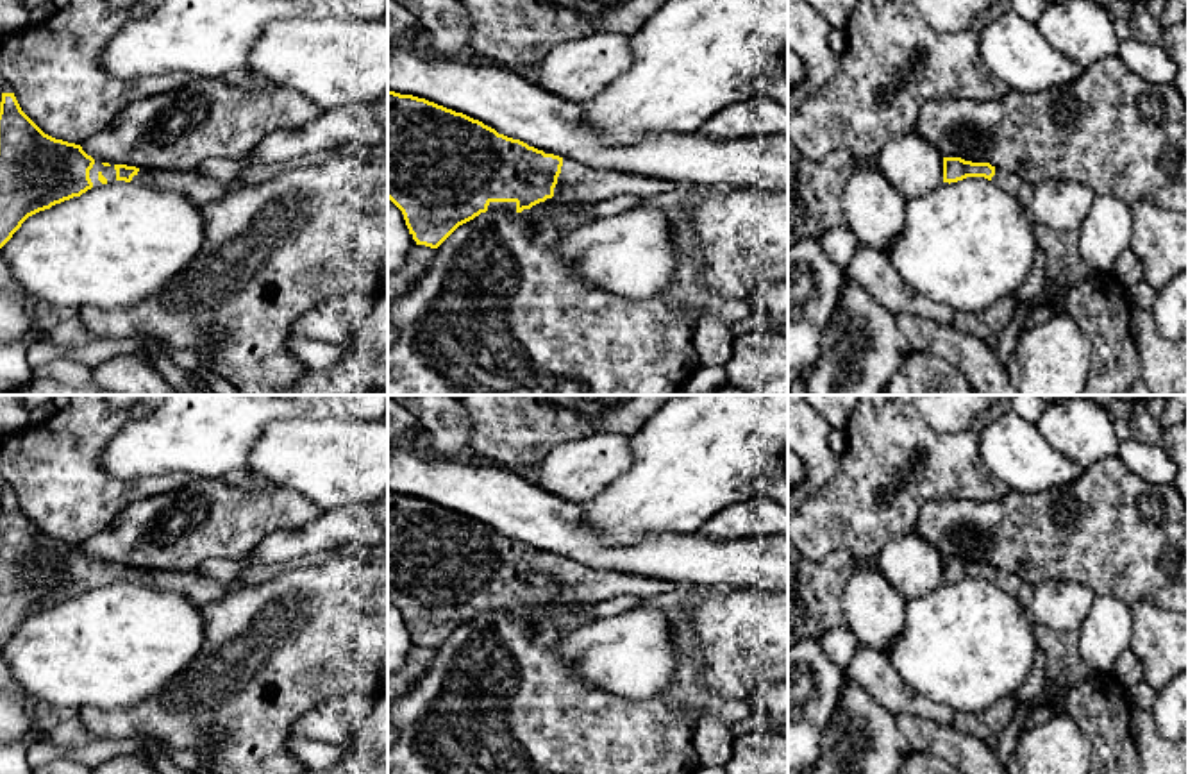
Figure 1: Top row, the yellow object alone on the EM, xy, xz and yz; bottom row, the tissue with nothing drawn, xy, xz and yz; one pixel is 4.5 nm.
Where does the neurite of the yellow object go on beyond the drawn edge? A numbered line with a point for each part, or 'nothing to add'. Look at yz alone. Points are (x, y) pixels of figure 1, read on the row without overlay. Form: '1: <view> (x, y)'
1: yz (1008, 581)

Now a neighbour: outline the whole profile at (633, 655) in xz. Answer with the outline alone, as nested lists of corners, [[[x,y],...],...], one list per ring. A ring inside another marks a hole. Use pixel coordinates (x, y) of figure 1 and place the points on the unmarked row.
[[[636,608],[575,629],[557,644],[557,654],[573,665],[582,683],[648,701],[672,685],[679,667],[672,629],[666,613]]]

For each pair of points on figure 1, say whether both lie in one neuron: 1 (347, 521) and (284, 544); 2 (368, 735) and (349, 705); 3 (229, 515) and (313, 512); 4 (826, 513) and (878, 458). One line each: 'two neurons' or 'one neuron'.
1: one neuron
2: two neurons
3: one neuron
4: one neuron

